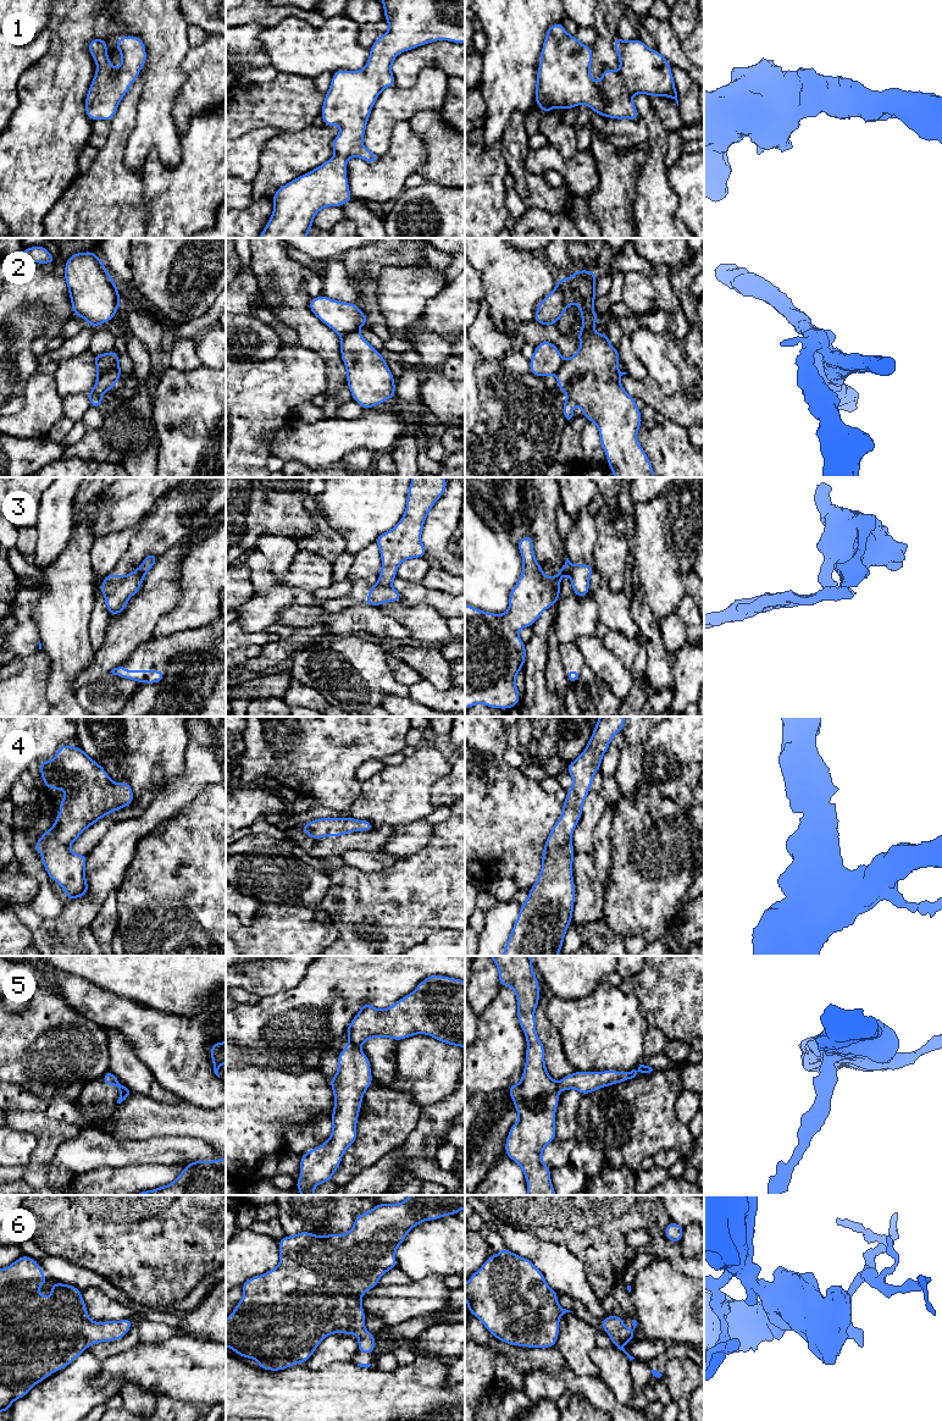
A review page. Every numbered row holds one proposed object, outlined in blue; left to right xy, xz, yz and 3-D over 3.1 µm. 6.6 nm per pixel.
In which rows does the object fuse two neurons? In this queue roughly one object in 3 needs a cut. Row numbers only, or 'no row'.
2, 3, 5

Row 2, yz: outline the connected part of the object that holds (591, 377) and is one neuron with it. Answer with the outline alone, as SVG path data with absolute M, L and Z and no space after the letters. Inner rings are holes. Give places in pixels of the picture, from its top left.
M578 270L569 278L572 286L575 303L580 308L582 316L582 328L576 334L581 344L578 350L567 360L564 360L561 367L556 372L556 382L560 392L567 393L567 399L576 402L583 416L597 425L600 437L600 444L608 459L608 466L611 469L614 477L655 477L653 465L637 442L637 432L642 425L641 410L636 405L636 399L631 397L620 383L620 377L627 372L621 372L617 364L621 360L619 349L614 348L609 342L608 331L604 334L595 333L595 321L600 314L593 311L595 295L595 272L591 270Z

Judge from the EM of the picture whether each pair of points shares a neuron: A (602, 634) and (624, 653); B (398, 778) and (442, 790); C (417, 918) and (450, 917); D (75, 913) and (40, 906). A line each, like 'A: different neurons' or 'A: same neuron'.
A: same neuron
B: different neurons
C: same neuron
D: different neurons

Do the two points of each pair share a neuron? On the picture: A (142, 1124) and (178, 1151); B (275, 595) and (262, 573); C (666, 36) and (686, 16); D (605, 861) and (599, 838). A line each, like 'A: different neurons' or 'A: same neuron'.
A: different neurons
B: different neurons
C: different neurons
D: same neuron

